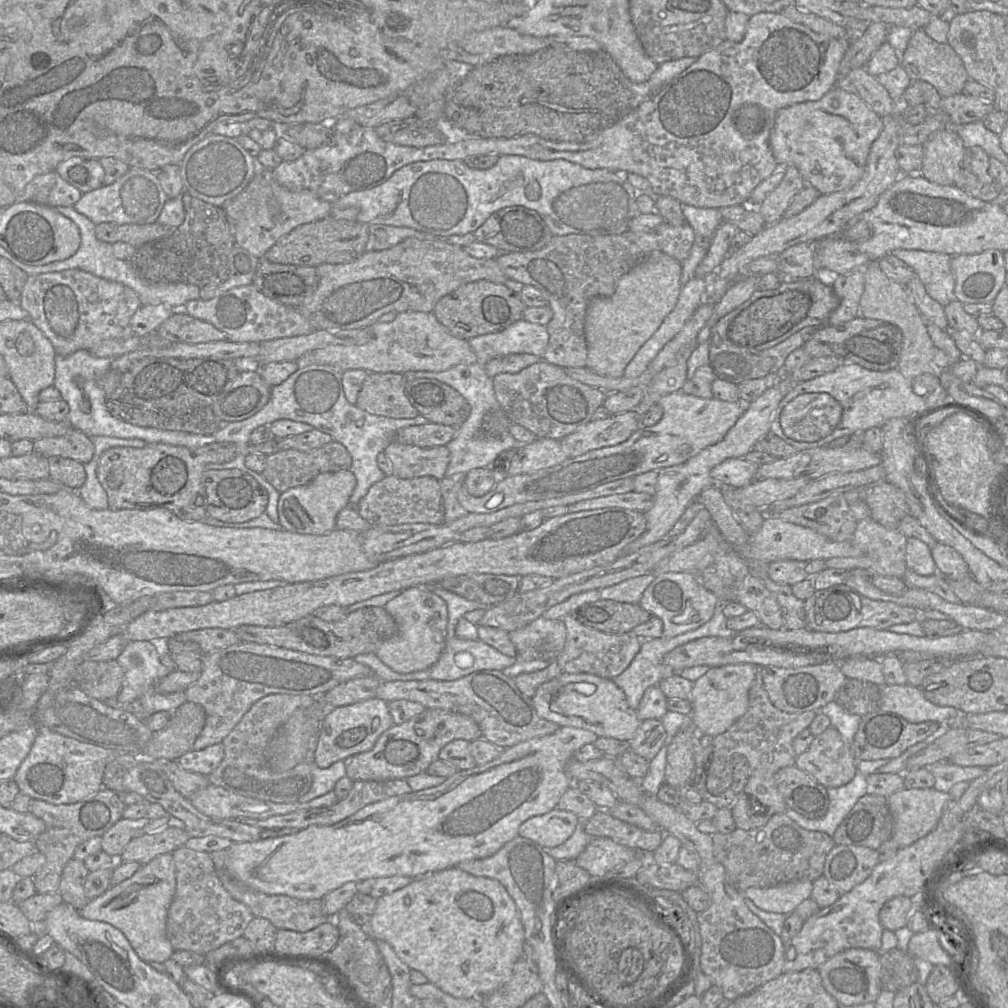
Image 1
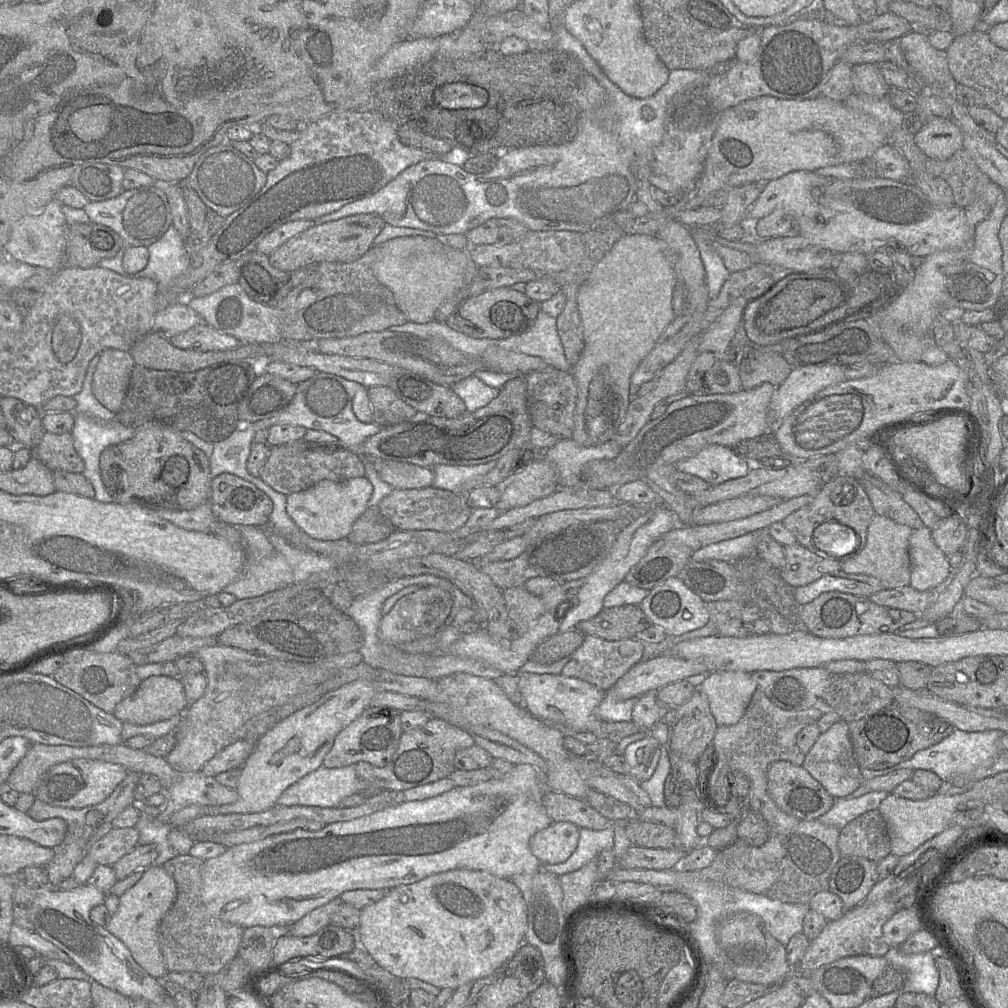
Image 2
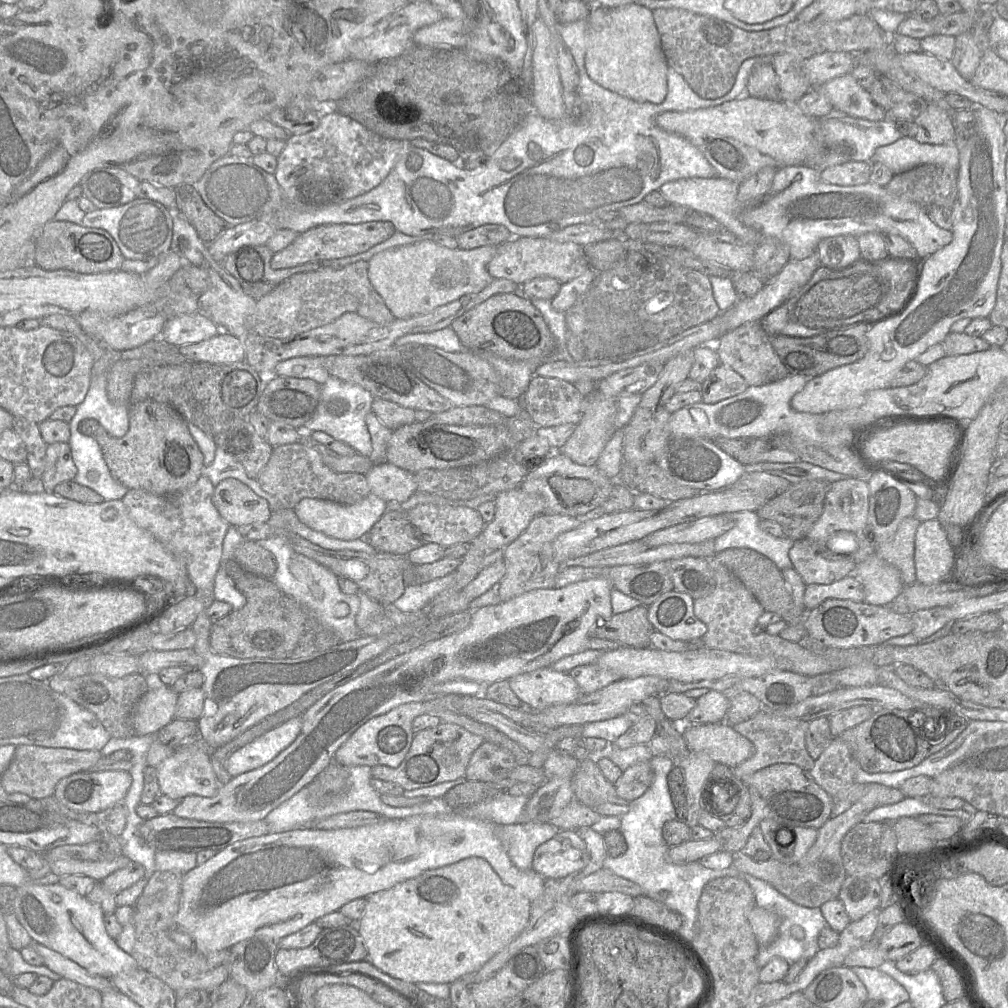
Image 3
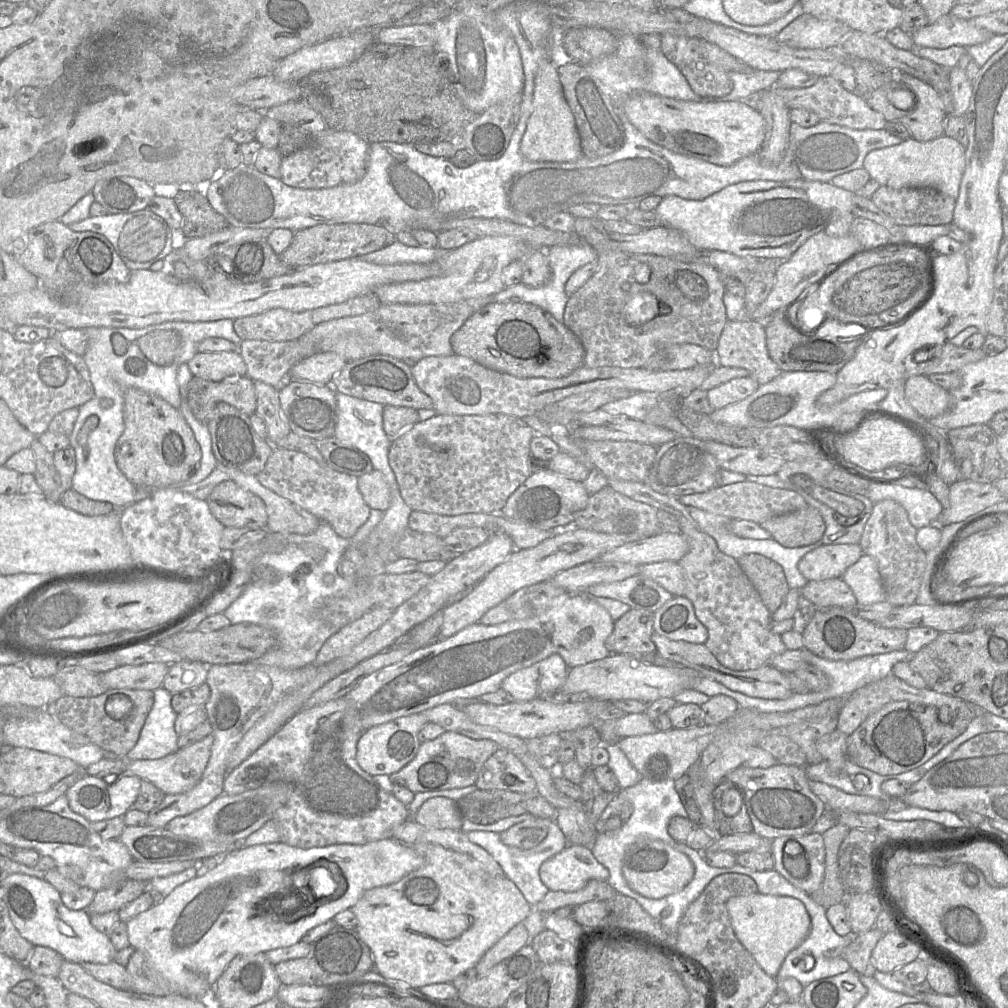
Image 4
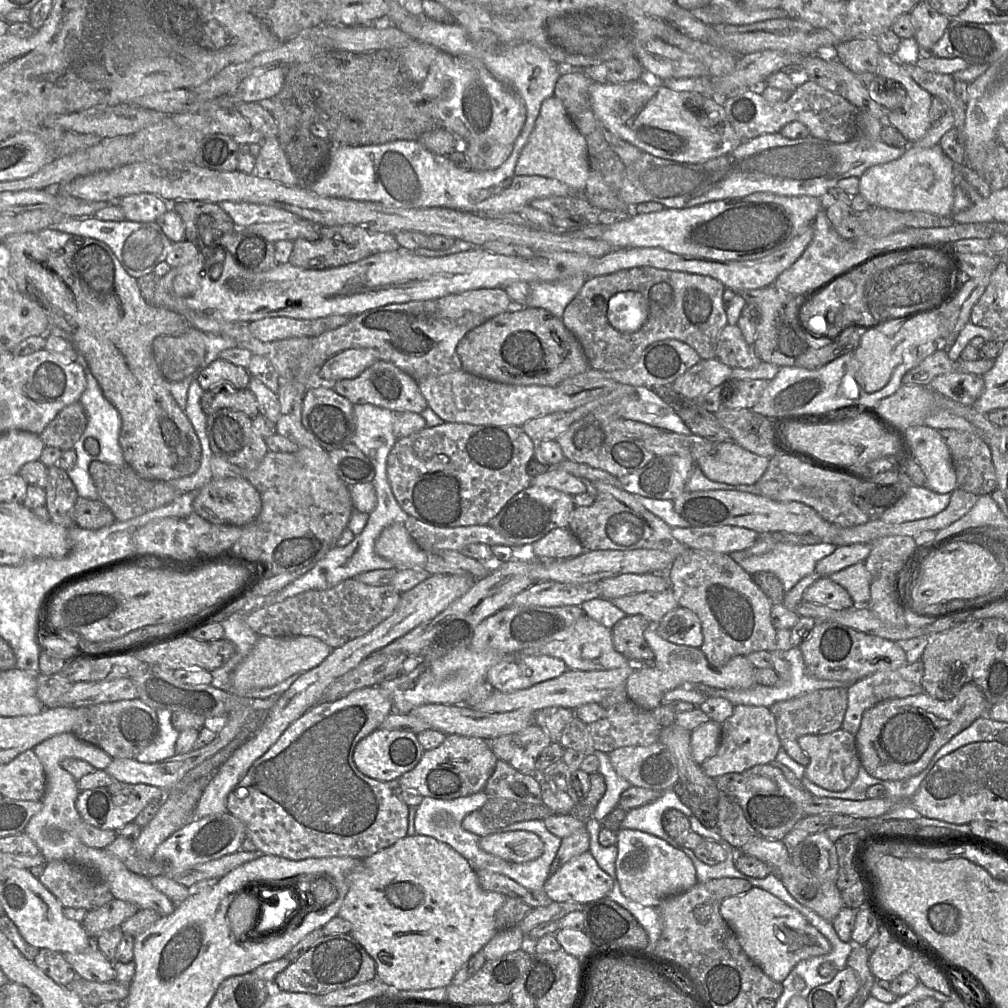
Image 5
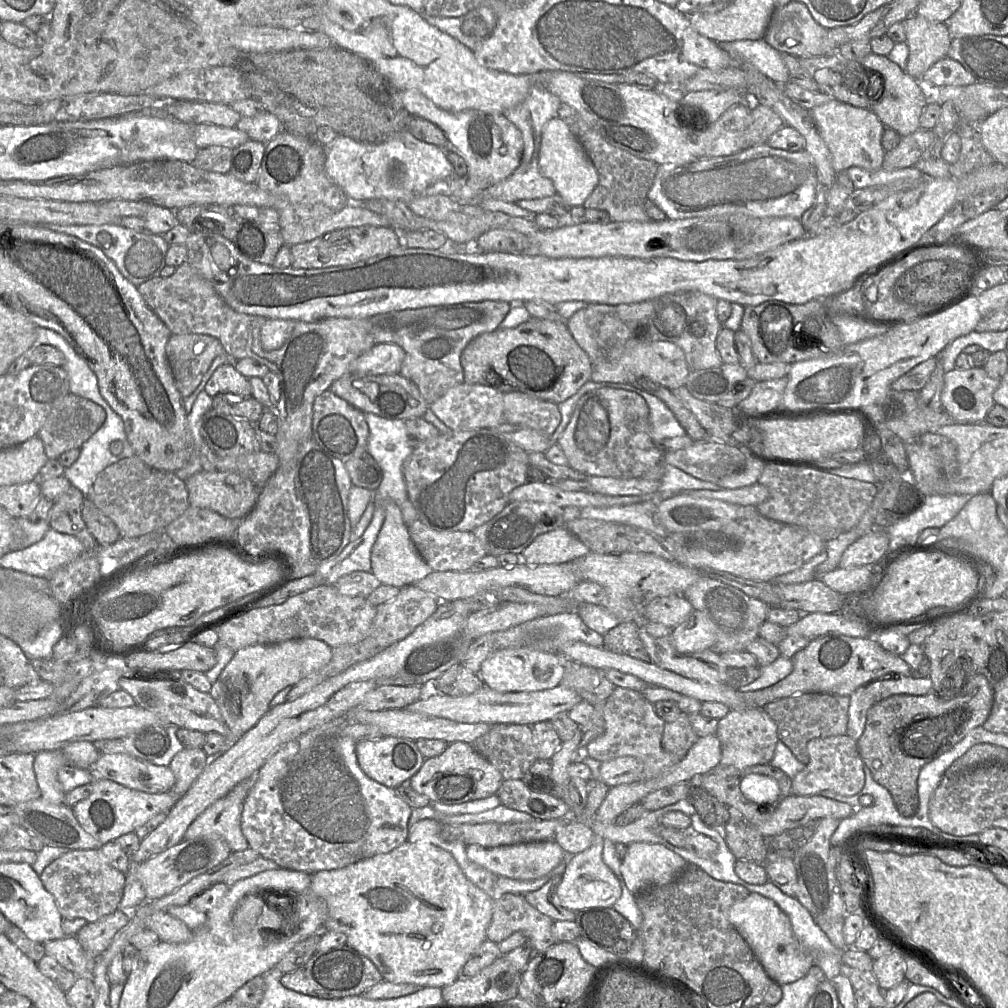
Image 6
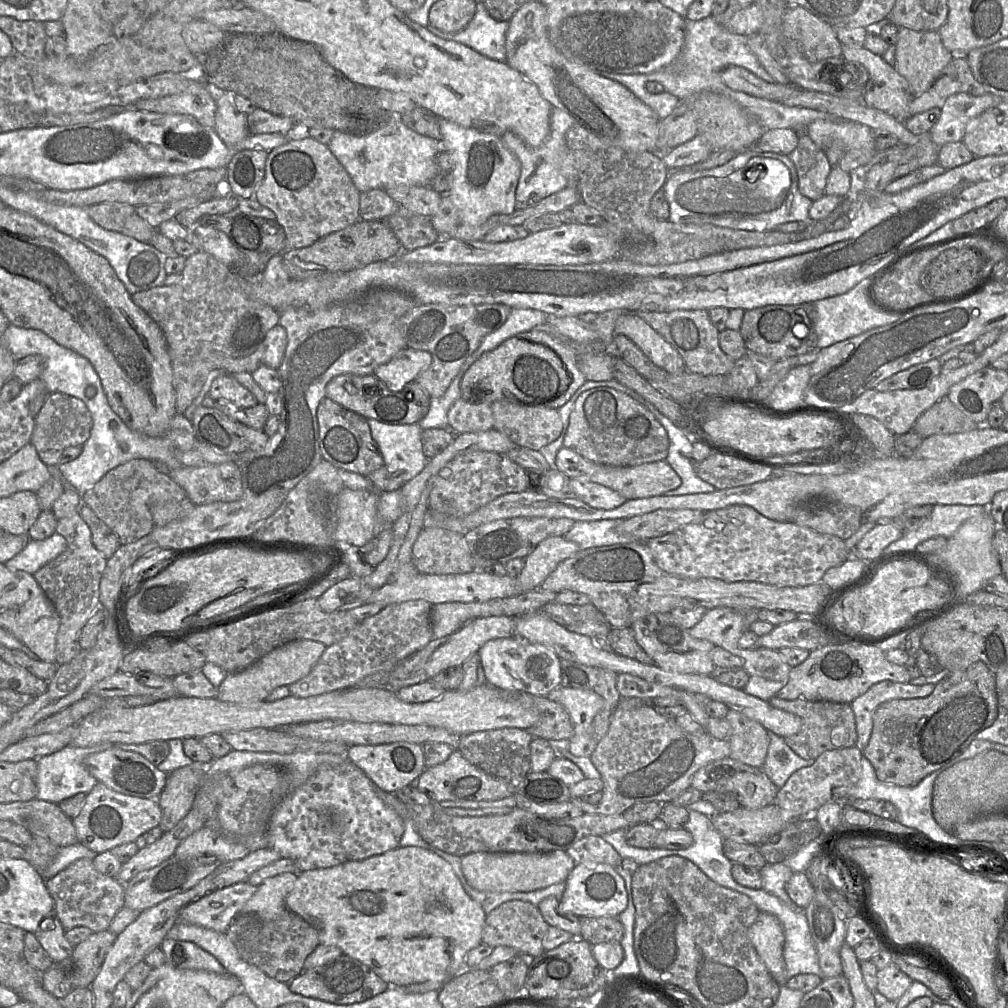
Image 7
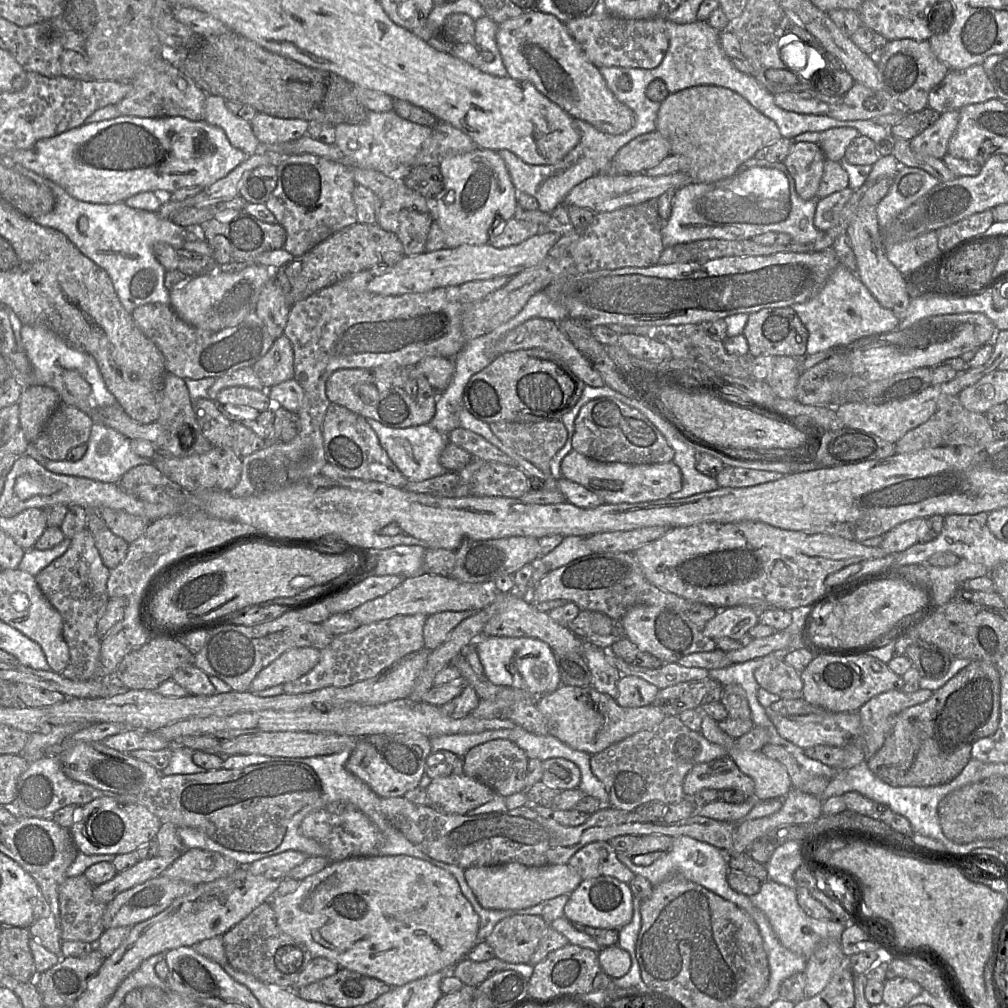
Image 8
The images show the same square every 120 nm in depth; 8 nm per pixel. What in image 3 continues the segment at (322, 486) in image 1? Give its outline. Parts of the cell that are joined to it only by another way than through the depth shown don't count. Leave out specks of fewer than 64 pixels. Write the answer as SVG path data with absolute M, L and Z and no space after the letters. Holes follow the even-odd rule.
M369 493L361 501L353 505L344 505L330 500L304 498L293 510L303 524L316 532L336 539L355 540L365 538L387 508L384 500Z

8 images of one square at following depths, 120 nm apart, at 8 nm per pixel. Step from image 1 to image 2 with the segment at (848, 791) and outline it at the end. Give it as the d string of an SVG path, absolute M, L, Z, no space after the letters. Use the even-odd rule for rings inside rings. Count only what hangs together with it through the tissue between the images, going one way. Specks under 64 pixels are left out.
M870 791L856 798L835 798L832 808L820 816L818 820L823 824L842 829L863 813L878 809L880 803L888 794Z

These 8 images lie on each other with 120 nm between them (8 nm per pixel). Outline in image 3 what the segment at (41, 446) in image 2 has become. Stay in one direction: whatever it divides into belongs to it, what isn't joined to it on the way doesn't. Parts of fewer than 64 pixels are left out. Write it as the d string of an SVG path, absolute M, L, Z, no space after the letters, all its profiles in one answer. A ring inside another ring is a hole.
M58 442L47 445L45 467L41 477L44 492L52 493L59 483L74 480L77 474L69 443Z

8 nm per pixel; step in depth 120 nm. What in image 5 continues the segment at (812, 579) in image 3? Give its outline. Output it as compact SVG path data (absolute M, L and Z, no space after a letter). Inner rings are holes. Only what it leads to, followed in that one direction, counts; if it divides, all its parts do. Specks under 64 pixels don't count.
M854 543L837 546L834 552L821 560L815 566L815 572L821 577L829 577L846 567L859 562L865 562L871 551L870 544Z

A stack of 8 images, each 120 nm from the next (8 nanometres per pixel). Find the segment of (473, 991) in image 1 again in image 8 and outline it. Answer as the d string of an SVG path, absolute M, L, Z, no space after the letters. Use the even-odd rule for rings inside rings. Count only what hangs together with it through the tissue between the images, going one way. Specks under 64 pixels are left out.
M408 855L369 856L331 862L323 870L300 881L299 887L294 892L286 895L273 895L269 902L275 911L279 928L285 934L303 943L309 949L313 958L327 958L337 963L339 969L345 968L376 978L390 987L400 987L411 981L439 972L447 967L455 967L477 945L480 919L470 902L462 894L455 877L428 861Z

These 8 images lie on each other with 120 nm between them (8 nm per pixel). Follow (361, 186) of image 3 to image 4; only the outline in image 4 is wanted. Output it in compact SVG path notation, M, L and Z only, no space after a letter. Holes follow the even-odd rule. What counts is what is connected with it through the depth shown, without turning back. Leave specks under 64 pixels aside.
M330 128L312 136L309 145L282 157L280 180L285 185L300 189L323 189L355 183L363 178L370 146L368 142L352 132Z

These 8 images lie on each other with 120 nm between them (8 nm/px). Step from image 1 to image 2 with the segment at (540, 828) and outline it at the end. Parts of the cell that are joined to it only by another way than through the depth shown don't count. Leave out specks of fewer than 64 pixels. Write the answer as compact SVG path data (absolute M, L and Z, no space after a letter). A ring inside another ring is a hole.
M551 822L551 824L535 833L529 847L532 854L541 864L560 864L565 862L575 851L579 840L579 827L571 822Z

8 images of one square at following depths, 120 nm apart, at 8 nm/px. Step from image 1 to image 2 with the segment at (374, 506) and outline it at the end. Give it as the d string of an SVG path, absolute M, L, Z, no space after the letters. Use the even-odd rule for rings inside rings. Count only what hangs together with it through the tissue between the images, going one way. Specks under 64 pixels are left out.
M426 487L420 489L399 490L384 497L378 508L400 530L434 530L455 532L462 528L470 518L472 508L461 493Z

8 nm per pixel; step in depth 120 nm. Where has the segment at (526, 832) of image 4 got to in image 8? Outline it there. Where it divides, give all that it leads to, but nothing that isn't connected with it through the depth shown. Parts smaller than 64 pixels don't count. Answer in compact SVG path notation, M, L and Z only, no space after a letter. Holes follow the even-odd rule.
M517 862L475 866L464 869L464 876L480 905L494 910L524 909L563 894L569 895L583 880L568 863L536 867Z

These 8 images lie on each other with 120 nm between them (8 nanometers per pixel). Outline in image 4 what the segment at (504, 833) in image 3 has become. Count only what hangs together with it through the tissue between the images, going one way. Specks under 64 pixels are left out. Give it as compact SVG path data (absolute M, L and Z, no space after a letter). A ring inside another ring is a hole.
M551 821L548 825L544 840L537 846L526 850L505 845L500 839L500 834L496 832L470 831L465 834L469 841L479 845L493 857L501 866L506 878L516 885L531 907L536 906L549 891L540 879L540 866L567 846L567 839L555 821Z

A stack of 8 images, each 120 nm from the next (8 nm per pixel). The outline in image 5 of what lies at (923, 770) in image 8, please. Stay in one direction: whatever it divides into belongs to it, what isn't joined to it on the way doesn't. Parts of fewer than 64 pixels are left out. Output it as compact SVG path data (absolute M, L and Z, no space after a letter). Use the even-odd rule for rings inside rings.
M973 682L965 684L950 700L939 700L922 692L881 701L864 712L855 735L861 765L872 777L885 781L913 777L928 766L942 746L988 709L988 701Z

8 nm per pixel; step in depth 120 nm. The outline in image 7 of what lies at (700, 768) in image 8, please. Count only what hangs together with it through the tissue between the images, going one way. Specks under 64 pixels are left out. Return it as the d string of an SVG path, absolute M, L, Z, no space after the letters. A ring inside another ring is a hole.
M730 757L715 760L702 767L693 775L691 786L702 793L732 793L740 807L748 809L760 809L774 803L779 790L762 768L749 766Z

